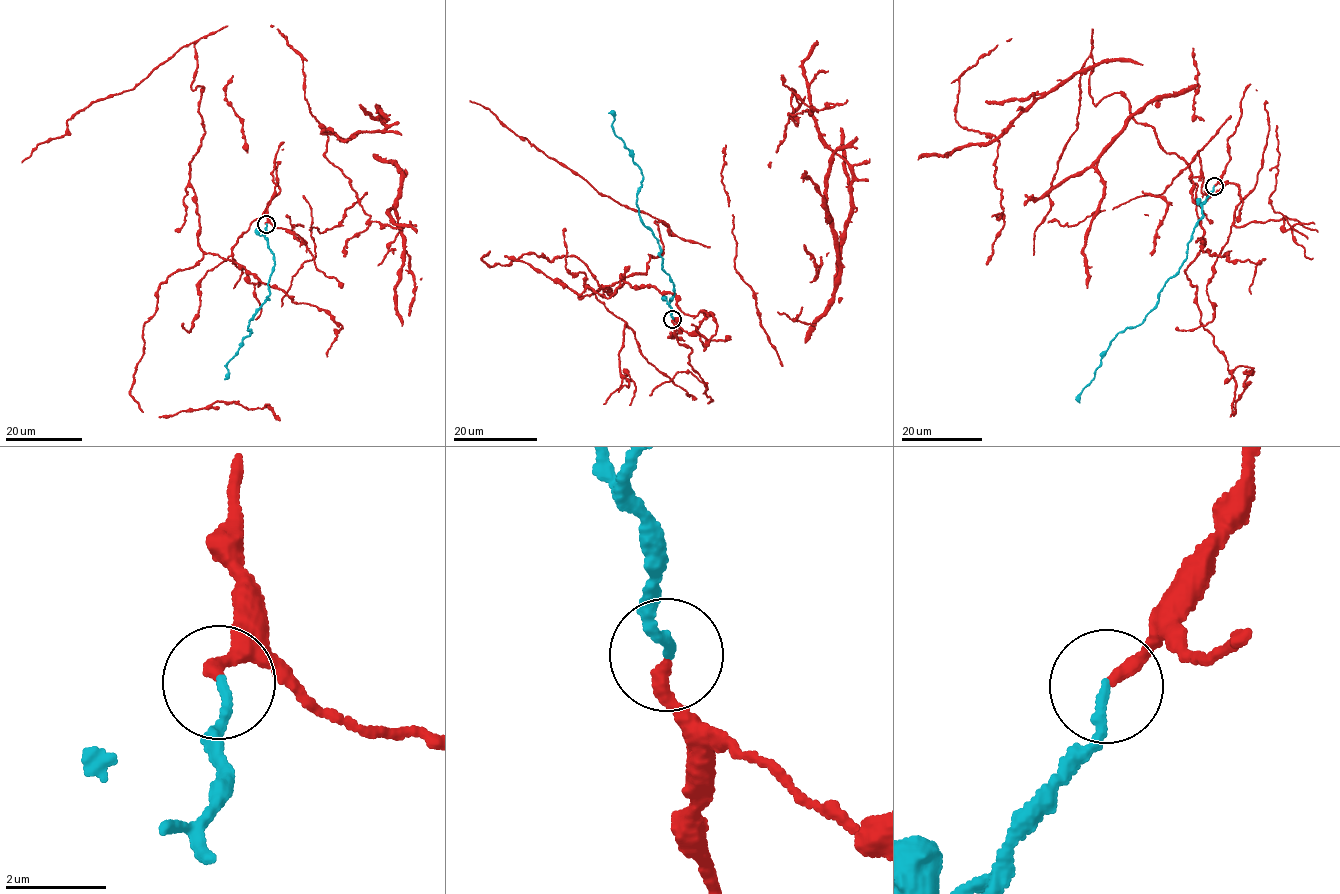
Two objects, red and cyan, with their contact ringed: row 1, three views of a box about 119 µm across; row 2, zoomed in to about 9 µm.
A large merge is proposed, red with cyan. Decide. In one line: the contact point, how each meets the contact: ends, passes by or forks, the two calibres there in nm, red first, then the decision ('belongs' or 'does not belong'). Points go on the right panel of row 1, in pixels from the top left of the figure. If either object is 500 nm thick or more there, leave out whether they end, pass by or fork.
place (1214, 186); red ends; cyan ends; calibres 260 and 180 nm; belongs

